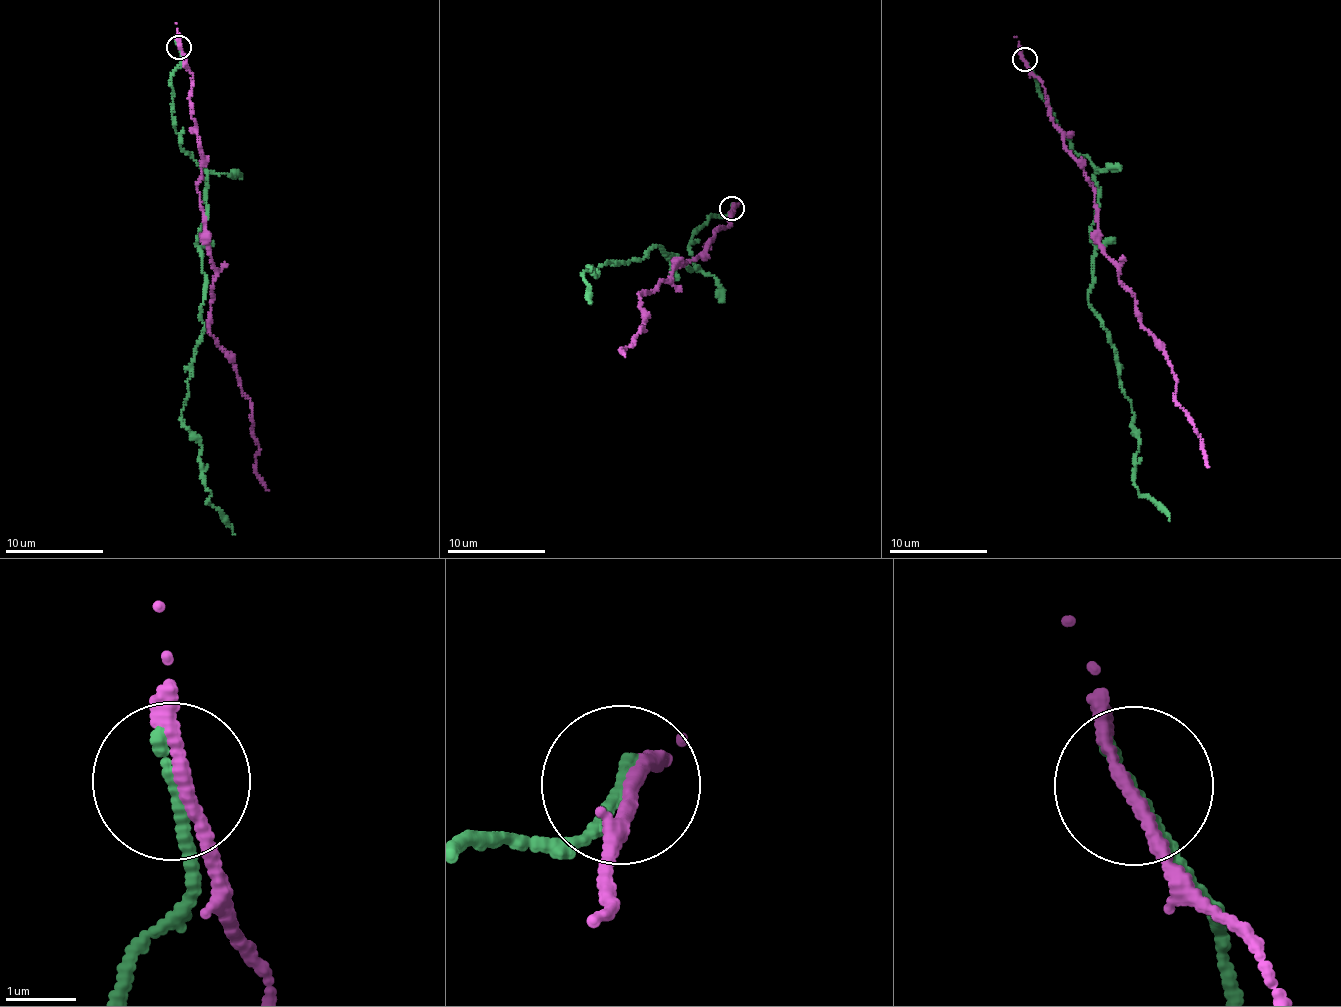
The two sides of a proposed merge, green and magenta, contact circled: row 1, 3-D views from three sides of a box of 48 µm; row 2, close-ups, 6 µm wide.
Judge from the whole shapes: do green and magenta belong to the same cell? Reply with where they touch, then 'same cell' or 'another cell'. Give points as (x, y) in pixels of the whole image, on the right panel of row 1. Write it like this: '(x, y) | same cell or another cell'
(1024, 59) | another cell

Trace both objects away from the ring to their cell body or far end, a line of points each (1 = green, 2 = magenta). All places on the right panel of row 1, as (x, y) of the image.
1: (1023, 58), (1057, 128), (1095, 170), (1088, 304), (1131, 402), (1133, 484), (1168, 520)
2: (1023, 58), (1093, 188), (1100, 248), (1135, 299), (1138, 321), (1164, 352), (1175, 403), (1194, 427), (1209, 467)

